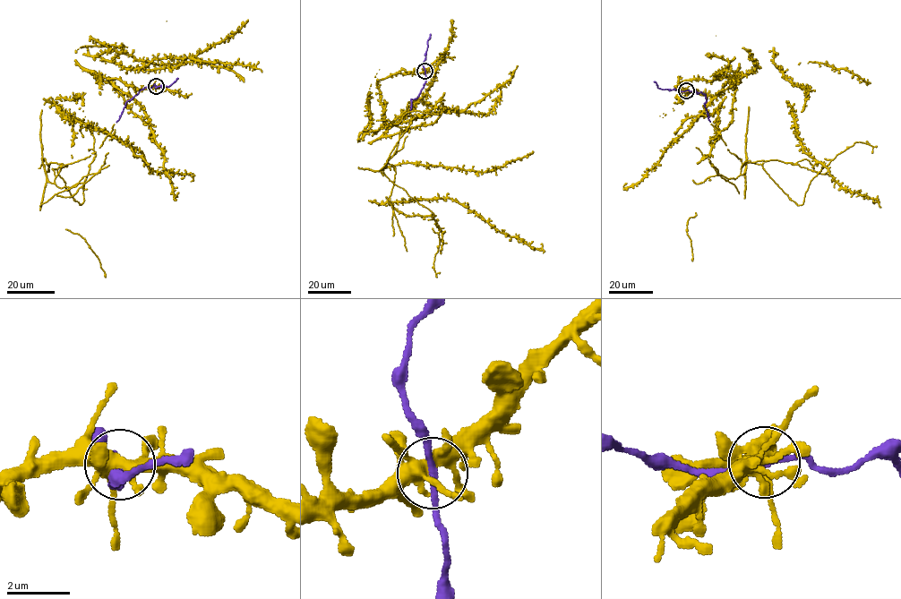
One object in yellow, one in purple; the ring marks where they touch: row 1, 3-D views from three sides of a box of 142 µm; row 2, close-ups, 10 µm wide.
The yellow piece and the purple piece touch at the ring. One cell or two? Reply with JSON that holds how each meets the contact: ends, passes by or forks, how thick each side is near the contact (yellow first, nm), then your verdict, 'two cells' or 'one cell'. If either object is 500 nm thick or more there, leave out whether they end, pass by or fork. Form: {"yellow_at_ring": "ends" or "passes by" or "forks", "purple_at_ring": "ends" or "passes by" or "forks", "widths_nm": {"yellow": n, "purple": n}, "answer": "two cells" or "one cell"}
{"yellow_at_ring": "forks", "purple_at_ring": "passes by", "widths_nm": {"yellow": 400, "purple": 170}, "answer": "one cell"}

